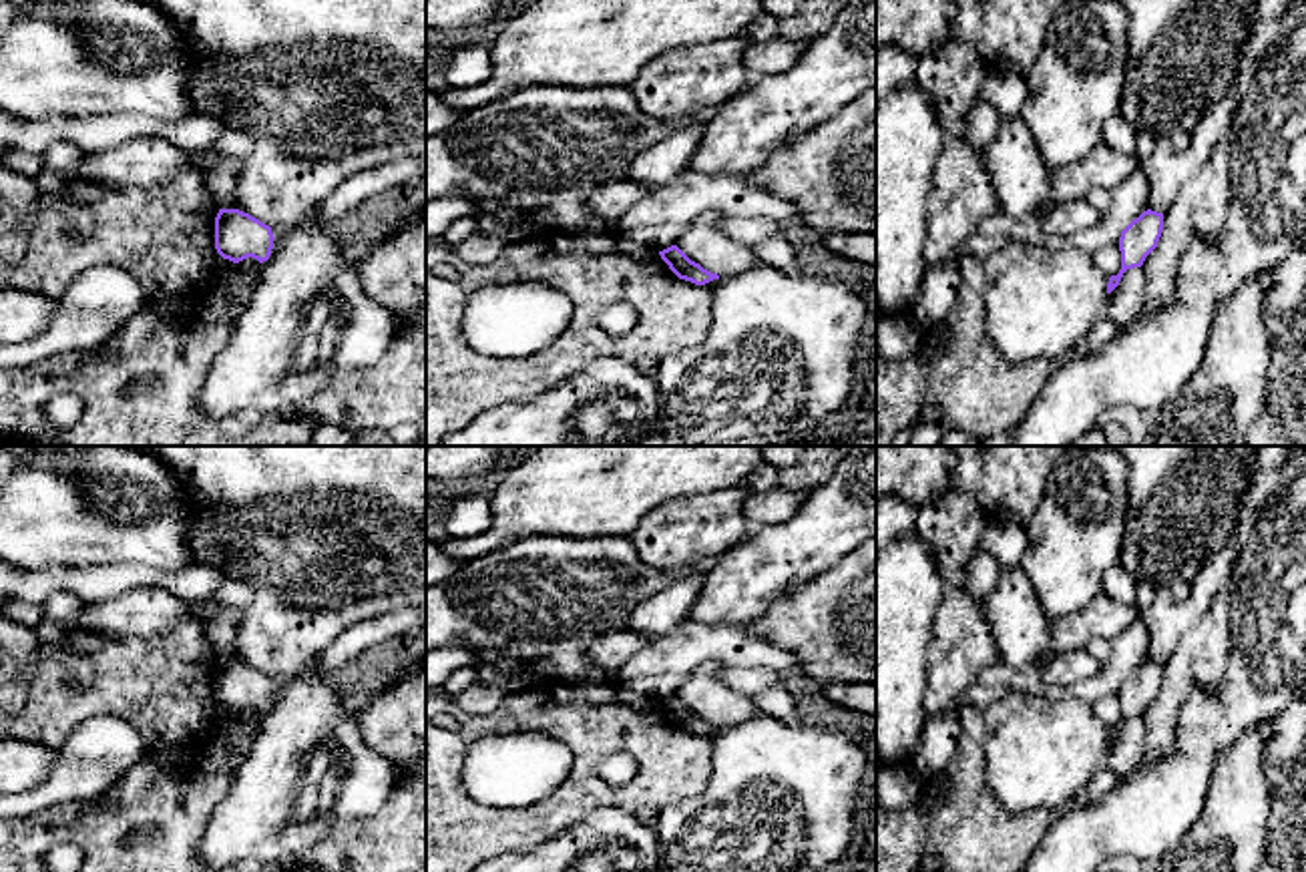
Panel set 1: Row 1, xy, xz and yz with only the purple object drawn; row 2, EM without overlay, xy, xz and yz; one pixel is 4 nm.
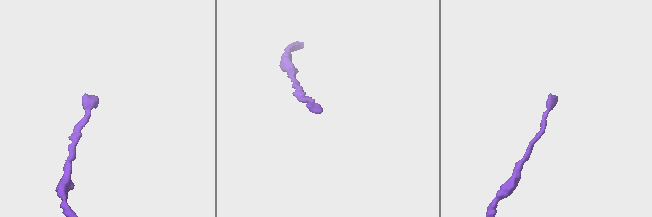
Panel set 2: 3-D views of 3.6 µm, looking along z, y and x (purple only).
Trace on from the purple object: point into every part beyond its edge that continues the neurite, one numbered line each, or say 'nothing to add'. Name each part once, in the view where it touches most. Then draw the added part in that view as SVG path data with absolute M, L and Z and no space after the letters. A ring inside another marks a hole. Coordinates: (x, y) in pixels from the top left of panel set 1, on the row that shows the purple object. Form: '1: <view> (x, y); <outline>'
nothing to add

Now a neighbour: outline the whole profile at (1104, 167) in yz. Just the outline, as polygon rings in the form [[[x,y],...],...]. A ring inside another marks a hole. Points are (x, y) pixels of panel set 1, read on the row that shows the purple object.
[[[1105,143],[1097,145],[1083,161],[1051,175],[1053,205],[1037,219],[1045,219],[1057,203],[1083,199],[1095,187],[1115,189],[1137,169],[1139,161],[1135,155],[1121,155]]]

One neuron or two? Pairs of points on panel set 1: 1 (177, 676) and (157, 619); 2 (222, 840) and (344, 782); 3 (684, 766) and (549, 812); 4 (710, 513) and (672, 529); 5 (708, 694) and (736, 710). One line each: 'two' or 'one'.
1: two
2: one
3: one
4: one
5: one

